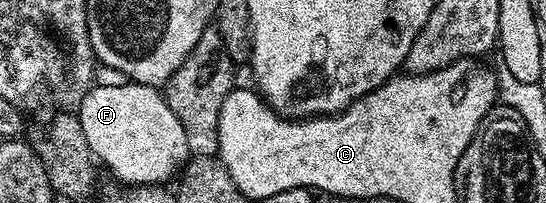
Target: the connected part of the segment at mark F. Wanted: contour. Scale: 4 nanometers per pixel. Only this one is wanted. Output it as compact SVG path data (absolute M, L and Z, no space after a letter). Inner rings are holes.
M127 81L126 83L119 85L118 87L102 87L100 85L91 86L92 89L88 90L80 101L79 109L76 109L76 116L80 120L82 125L82 131L86 136L87 144L90 145L90 149L93 156L104 166L104 164L110 169L111 173L120 181L124 182L127 186L157 186L169 182L168 179L173 177L187 164L191 158L191 151L189 149L188 142L186 141L185 129L182 128L182 123L178 120L176 114L170 109L167 98L163 95L163 92L159 88L152 86L146 86L144 83L133 83Z

